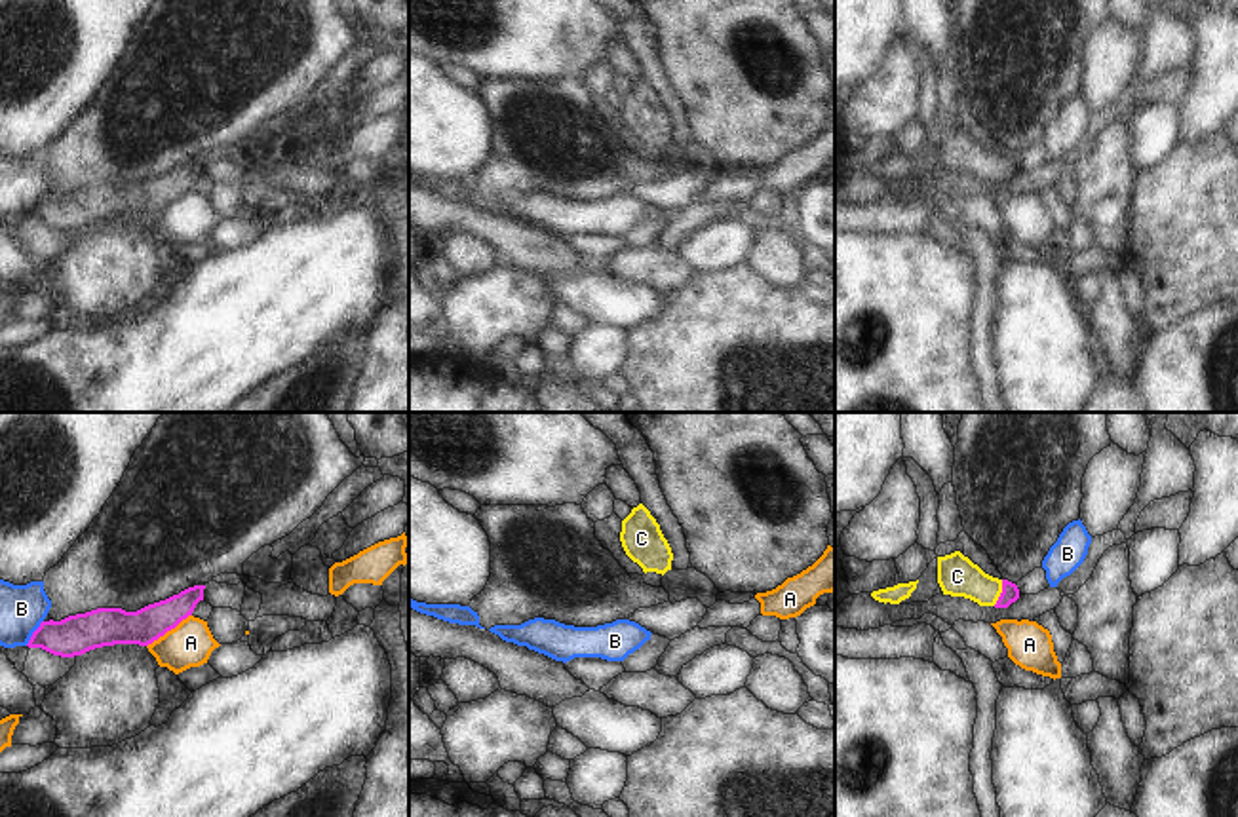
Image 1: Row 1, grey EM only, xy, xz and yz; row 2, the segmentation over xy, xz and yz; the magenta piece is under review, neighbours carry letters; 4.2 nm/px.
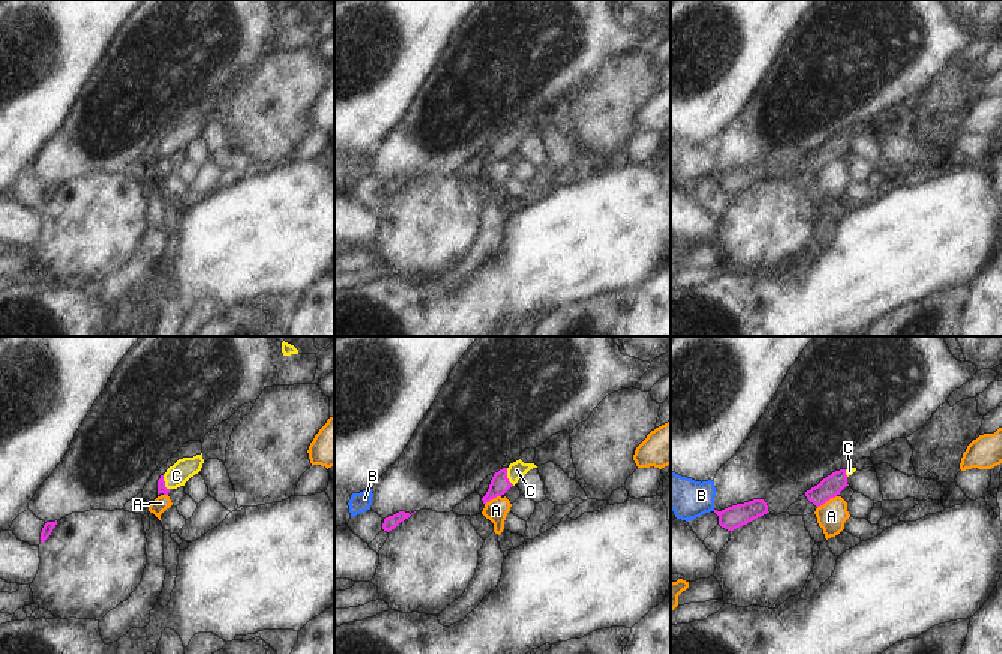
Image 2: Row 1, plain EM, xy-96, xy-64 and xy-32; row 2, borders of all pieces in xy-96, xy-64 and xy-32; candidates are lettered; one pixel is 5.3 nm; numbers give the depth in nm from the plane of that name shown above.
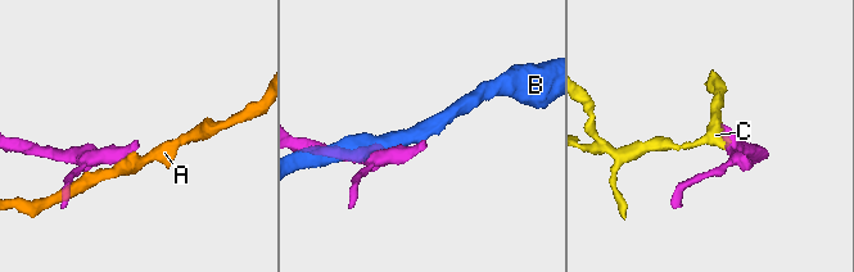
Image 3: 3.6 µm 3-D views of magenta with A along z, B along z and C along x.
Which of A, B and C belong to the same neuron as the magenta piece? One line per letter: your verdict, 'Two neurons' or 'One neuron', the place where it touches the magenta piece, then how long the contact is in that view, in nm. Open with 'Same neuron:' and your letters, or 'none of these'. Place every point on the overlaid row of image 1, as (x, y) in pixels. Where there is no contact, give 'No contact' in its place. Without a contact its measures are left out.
Same neuron: C
A: Two neurons. Touches magenta at xy (168, 629). Shared border 240 nm
B: Two neurons. Touches magenta at xy (33, 633). Shared border 130 nm
C: One neuron. Touches magenta at yz (1001, 593). Shared border 120 nm.

